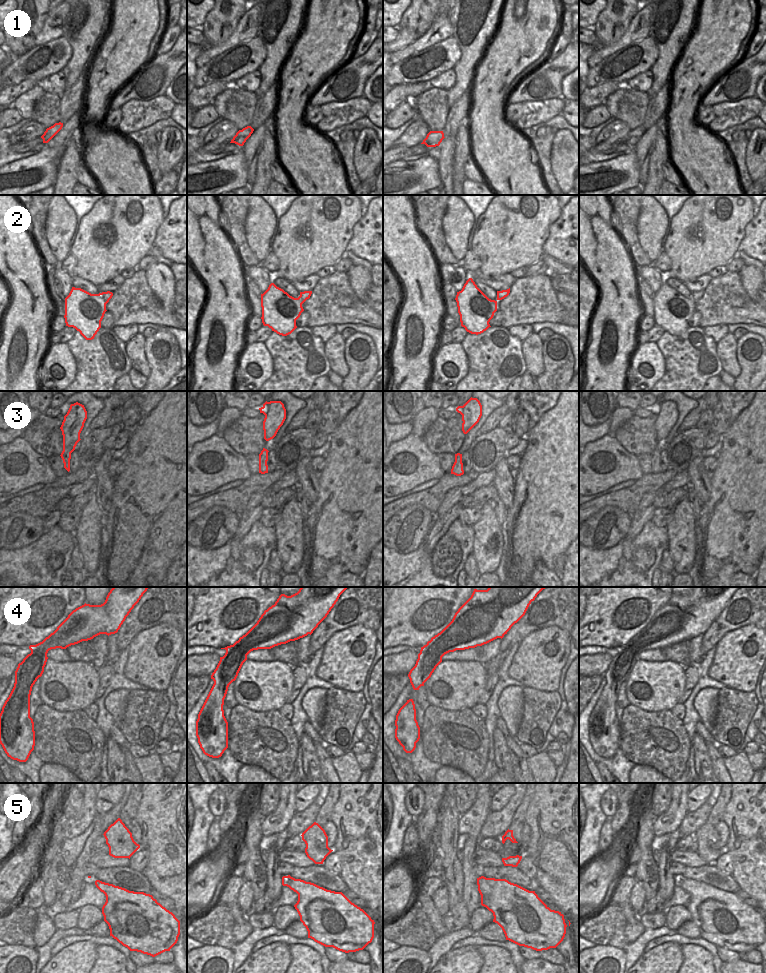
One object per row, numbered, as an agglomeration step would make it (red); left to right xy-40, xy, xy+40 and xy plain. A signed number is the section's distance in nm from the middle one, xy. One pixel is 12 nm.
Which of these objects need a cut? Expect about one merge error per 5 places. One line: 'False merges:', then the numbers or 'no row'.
False merges: no row

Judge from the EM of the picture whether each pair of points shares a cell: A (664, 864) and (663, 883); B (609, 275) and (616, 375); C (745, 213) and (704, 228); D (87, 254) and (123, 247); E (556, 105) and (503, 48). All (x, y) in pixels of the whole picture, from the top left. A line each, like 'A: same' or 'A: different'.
A: same
B: same
C: same
D: same
E: different

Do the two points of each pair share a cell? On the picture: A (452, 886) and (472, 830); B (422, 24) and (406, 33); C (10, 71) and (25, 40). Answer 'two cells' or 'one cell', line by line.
A: two cells
B: two cells
C: two cells

